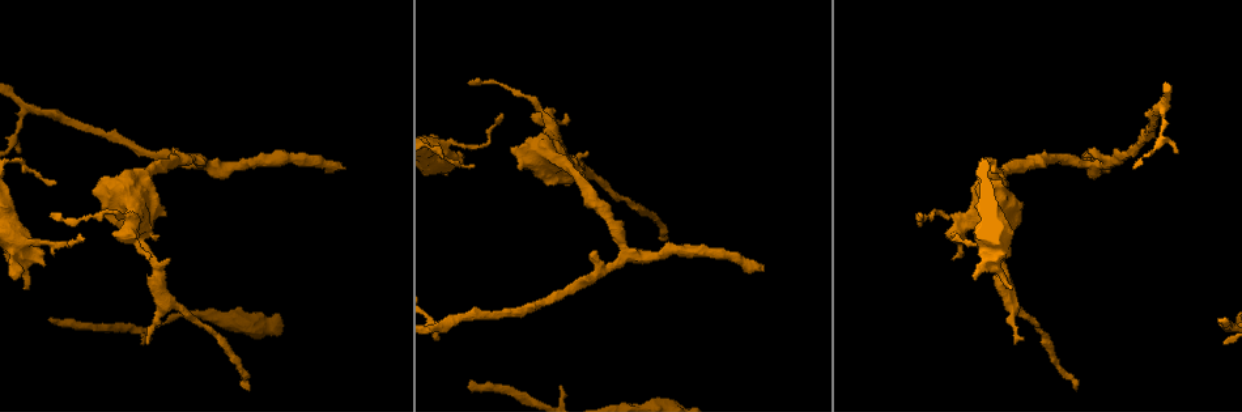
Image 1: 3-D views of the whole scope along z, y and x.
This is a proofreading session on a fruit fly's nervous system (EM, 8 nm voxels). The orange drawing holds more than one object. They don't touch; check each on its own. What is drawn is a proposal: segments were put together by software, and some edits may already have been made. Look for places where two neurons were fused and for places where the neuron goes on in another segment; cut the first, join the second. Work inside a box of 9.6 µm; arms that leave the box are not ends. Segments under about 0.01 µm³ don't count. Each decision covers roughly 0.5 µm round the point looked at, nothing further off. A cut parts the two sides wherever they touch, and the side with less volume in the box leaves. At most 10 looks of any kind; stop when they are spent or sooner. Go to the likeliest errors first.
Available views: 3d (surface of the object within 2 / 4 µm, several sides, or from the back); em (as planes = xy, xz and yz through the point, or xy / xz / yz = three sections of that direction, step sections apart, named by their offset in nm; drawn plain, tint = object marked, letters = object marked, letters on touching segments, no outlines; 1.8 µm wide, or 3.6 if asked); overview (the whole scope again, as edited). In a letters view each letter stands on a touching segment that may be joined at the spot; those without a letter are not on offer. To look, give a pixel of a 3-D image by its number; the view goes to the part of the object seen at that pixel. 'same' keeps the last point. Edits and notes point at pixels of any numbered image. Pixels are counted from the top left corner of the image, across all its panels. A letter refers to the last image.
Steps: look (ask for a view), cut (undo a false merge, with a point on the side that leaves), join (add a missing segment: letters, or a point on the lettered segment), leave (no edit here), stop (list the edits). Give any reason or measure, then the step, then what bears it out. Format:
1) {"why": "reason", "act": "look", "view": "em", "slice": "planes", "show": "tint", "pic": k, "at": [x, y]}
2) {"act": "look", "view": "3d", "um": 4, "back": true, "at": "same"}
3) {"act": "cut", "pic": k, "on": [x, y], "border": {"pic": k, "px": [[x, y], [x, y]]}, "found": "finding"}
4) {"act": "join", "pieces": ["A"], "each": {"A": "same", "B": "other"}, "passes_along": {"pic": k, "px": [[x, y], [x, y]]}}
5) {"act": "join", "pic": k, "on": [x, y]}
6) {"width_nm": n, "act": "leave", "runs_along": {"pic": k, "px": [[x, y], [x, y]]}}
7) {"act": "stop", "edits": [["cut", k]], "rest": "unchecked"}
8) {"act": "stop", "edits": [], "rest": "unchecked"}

{"act": "look", "view": "3d", "um": 4, "pic": 1, "at": [1219, 319]}

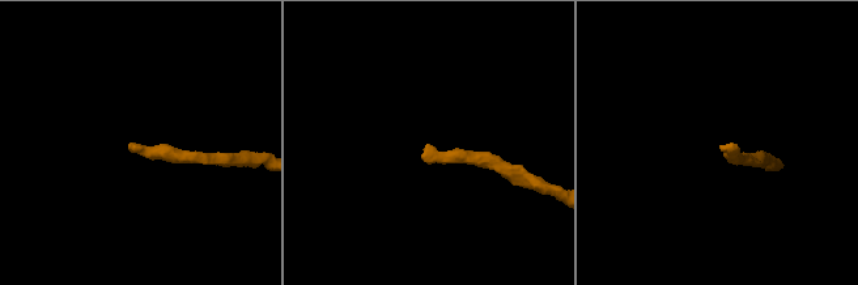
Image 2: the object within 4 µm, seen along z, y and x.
{"why": "now the EM", "act": "look", "view": "em", "slice": "xy", "step": 16, "show": "tint", "pic": 2, "at": [722, 147]}

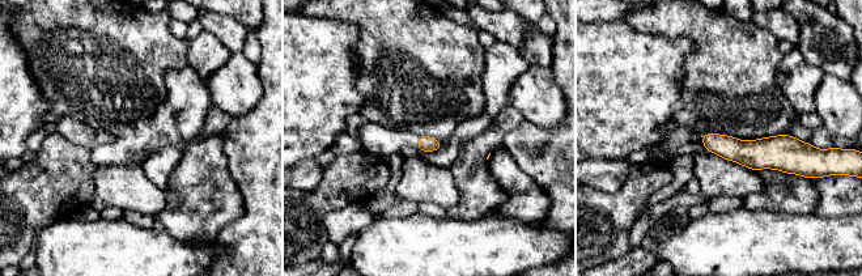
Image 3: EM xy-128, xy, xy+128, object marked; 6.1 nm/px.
{"act": "look", "view": "em", "slice": "planes", "show": "letters", "at": "same"}

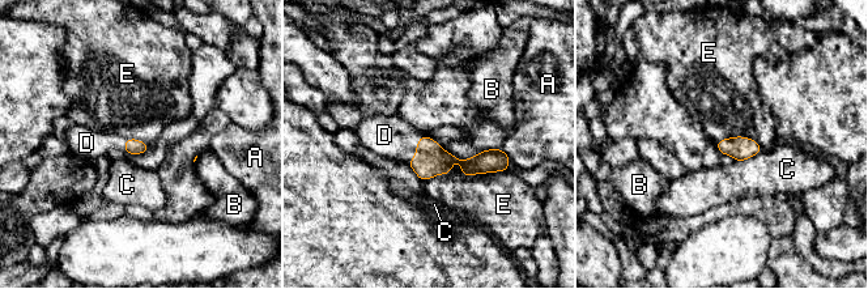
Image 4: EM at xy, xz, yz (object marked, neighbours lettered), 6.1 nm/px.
{"longest_contact_nm": ["E", 550], "act": "join", "pic": 4, "on": [384, 135], "each": {"A": "other", "B": "other", "C": "other", "D": "same", "E": "other"}, "passes_along": {"pic": 4, "px": [[430, 160], [418, 141], [384, 135]]}, "found": "it goes on there"}

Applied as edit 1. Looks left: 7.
{"why": "redraw", "act": "look", "view": "overview"}

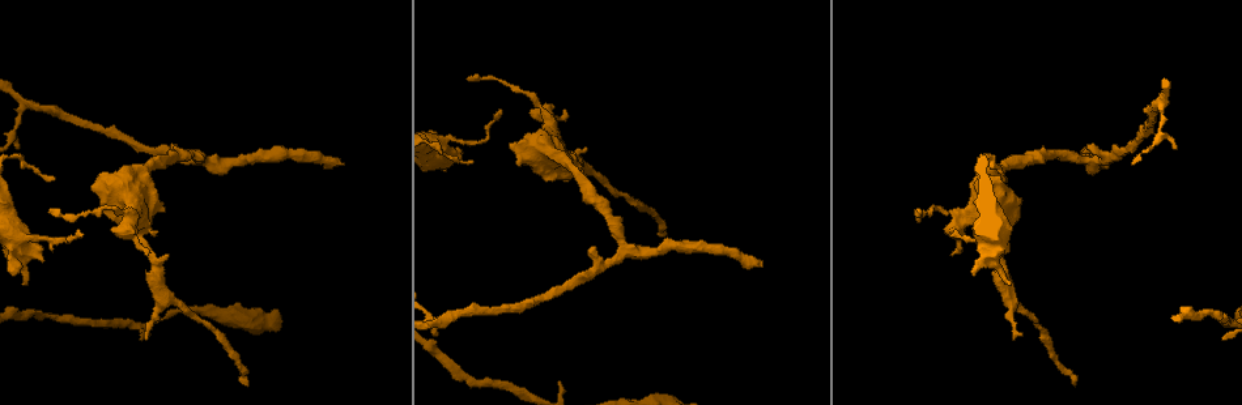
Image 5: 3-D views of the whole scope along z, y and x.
{"why": "tapers out", "act": "look", "view": "em", "slice": "planes", "show": "plain", "pic": 5, "at": [140, 340]}

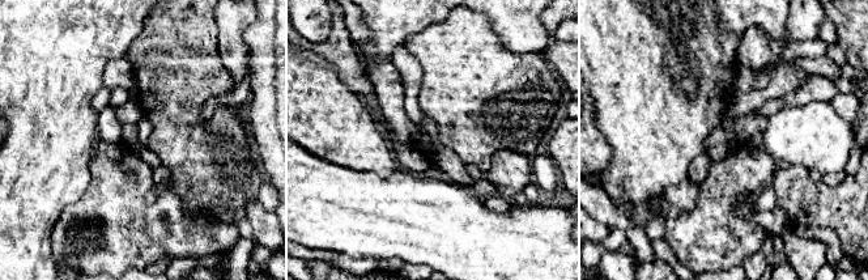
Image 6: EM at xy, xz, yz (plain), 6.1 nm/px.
{"act": "look", "view": "em", "slice": "planes", "show": "letters", "at": "same"}

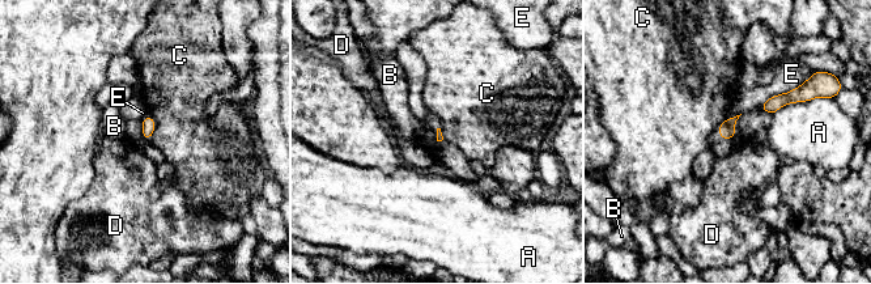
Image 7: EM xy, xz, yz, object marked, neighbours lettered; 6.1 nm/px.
{"act": "leave", "each": {"A": "other", "B": "other", "C": "other", "D": "other", "E": "other"}, "border": {"pic": 7, "px": [[148, 115], [154, 122], [149, 138]]}, "found": "no lettered segment goes on from it"}

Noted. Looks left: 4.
{"why": "free end", "act": "look", "view": "3d", "um": 2, "pic": 5, "at": [13, 276]}

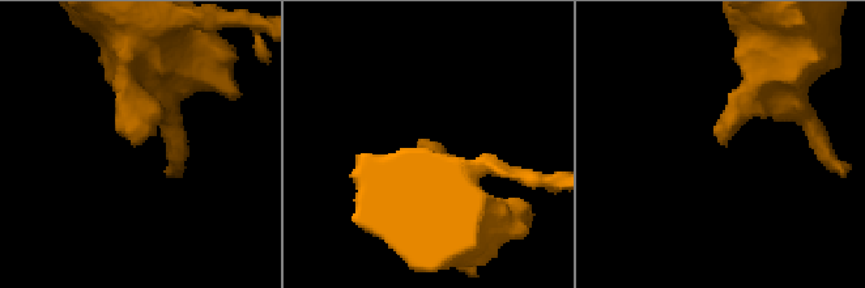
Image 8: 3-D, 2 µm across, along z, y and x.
{"act": "look", "view": "em", "slice": "xy", "step": 4, "show": "letters", "pic": 8, "at": [141, 144]}

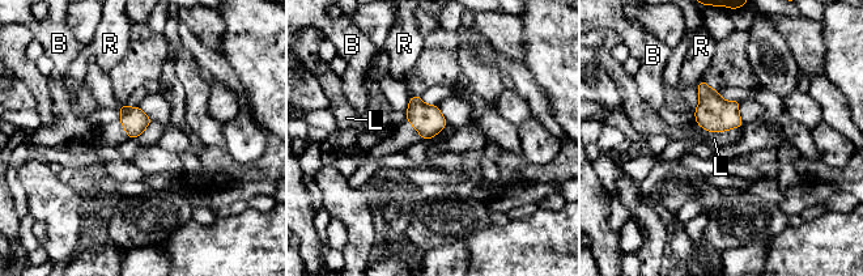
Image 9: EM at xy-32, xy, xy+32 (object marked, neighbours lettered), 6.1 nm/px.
{"act": "leave", "each": {"B": "other", "L": "other", "R": "other"}, "border": {"pic": 9, "px": [[740, 126], [721, 132], [708, 132]]}, "found": "no lettered segment goes on from it"}

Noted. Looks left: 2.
{"why": "branch stops here", "act": "look", "view": "3d", "um": 2, "pic": 5, "at": [565, 109]}

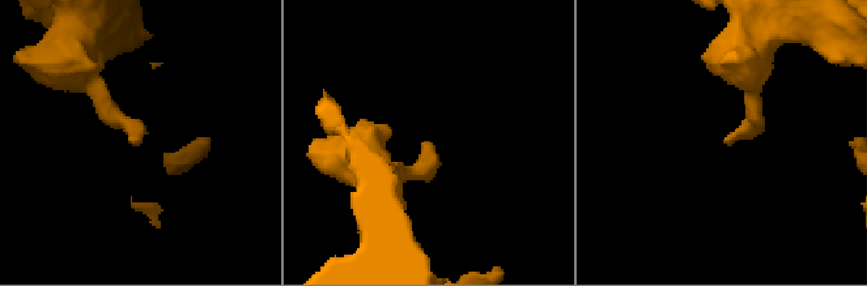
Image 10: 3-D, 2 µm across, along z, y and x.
{"act": "look", "view": "em", "slice": "planes", "show": "letters", "pic": 10, "at": [727, 142]}

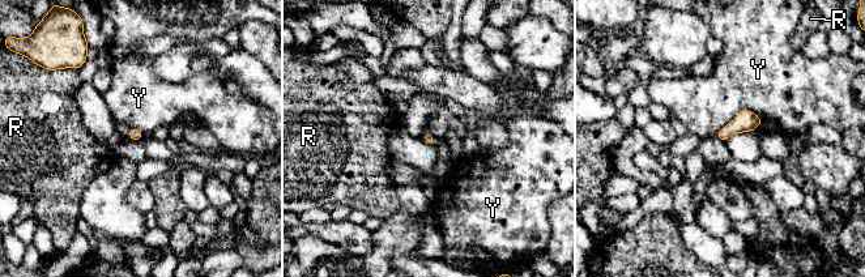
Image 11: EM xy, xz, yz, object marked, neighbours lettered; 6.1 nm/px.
{"act": "leave", "each": {"R": "other", "Y": "other"}, "border": {"pic": 11, "px": [[761, 118], [741, 110], [715, 136]]}, "found": "none of them fits"}

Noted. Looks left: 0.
{"act": "stop", "edits": [["join", 4]], "rest": "unchecked"}

